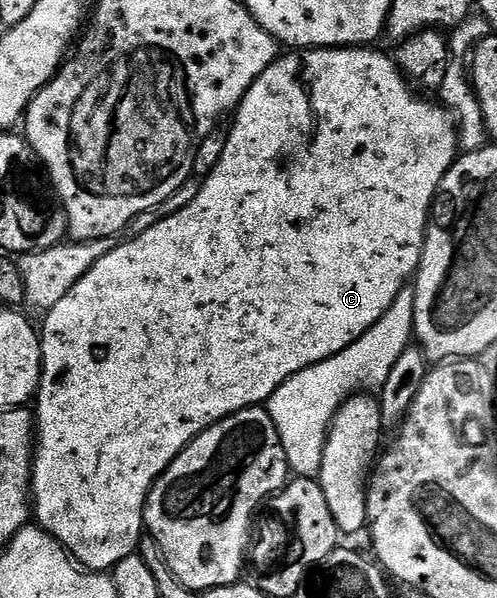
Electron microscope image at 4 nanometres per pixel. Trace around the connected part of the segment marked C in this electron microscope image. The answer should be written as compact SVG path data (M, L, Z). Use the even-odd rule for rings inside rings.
M359 46L357 48L304 48L290 50L285 54L279 55L278 59L272 62L272 66L268 66L268 70L264 70L264 74L260 74L260 78L256 78L252 82L252 86L238 103L237 109L232 116L234 125L229 126L226 133L224 152L220 155L220 160L215 168L199 183L196 198L192 198L192 202L188 206L176 210L176 214L158 219L156 226L151 226L149 230L144 230L144 234L140 234L131 240L119 242L116 250L104 254L104 258L100 258L100 262L96 262L96 266L92 266L92 270L88 270L88 274L84 274L84 278L80 278L80 282L76 282L76 286L72 286L72 290L68 290L68 294L64 294L64 298L60 298L60 302L56 302L56 306L52 306L52 310L46 313L41 321L42 377L38 383L38 391L36 393L36 405L38 404L38 408L36 407L36 447L32 453L32 475L30 477L32 516L36 521L37 527L44 529L52 538L59 540L81 567L91 572L105 573L107 570L113 569L114 565L124 558L135 555L144 539L146 499L150 493L150 487L158 481L159 474L206 428L210 428L216 422L220 422L245 408L265 405L266 401L270 399L270 395L289 376L304 370L308 366L324 362L328 358L340 354L340 350L352 346L352 342L356 342L356 338L360 338L373 324L380 322L380 318L388 310L388 306L392 306L392 302L396 302L396 294L400 294L400 290L407 287L408 281L415 275L425 246L427 225L431 222L431 208L434 204L434 196L441 186L441 179L444 178L446 171L454 165L454 161L460 152L458 130L455 117L441 103L416 94L415 89L411 87L406 77L402 75L402 71L399 70L393 55L385 56L382 52L373 52L374 50L370 46Z

